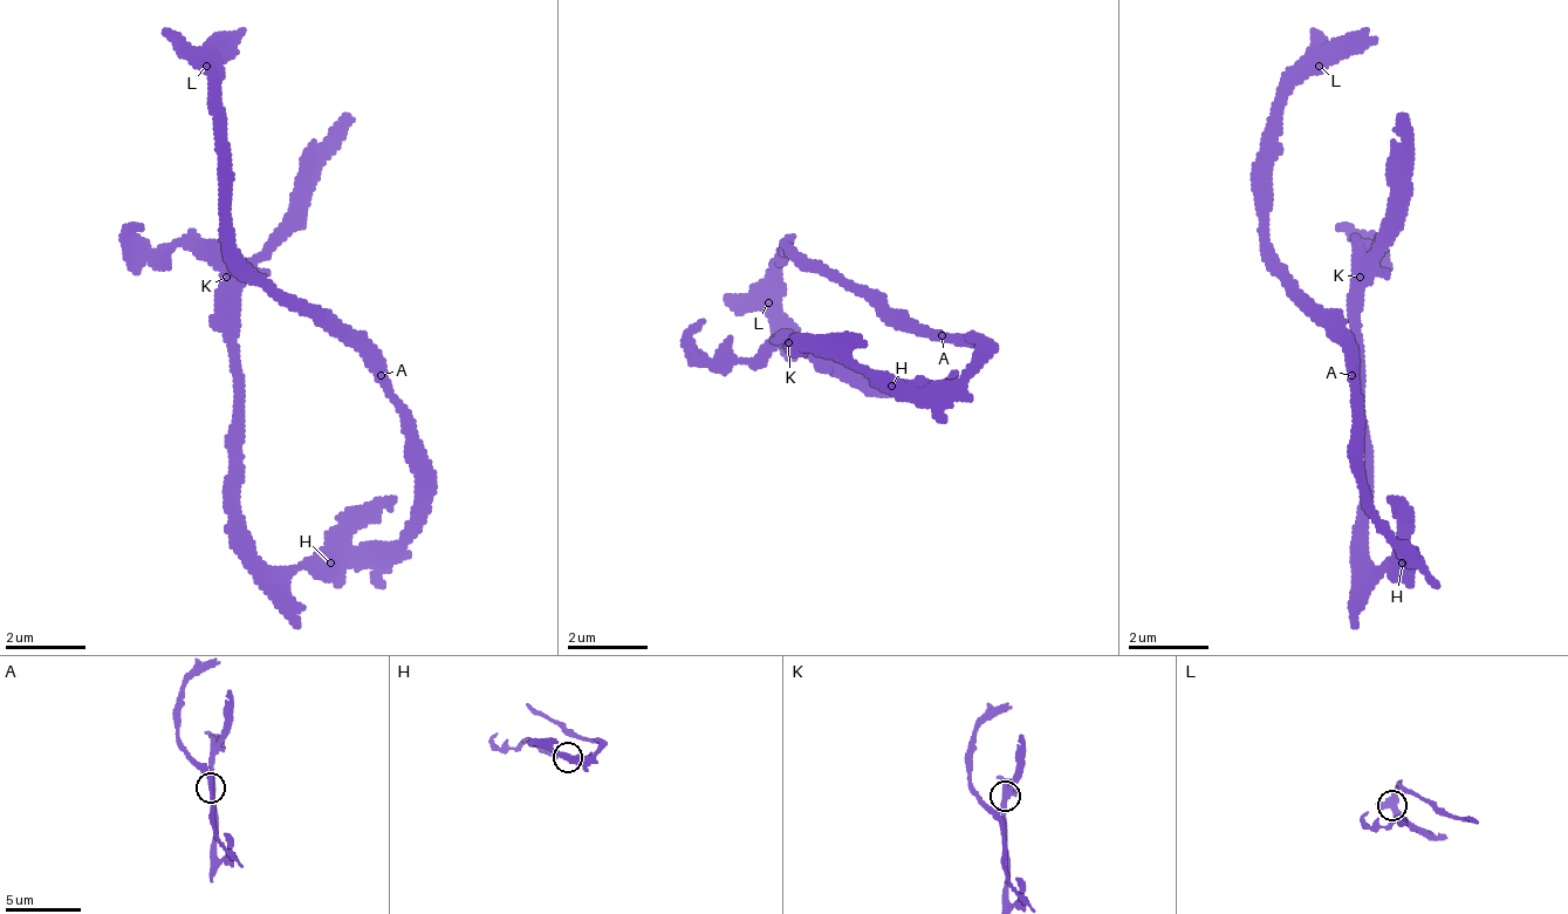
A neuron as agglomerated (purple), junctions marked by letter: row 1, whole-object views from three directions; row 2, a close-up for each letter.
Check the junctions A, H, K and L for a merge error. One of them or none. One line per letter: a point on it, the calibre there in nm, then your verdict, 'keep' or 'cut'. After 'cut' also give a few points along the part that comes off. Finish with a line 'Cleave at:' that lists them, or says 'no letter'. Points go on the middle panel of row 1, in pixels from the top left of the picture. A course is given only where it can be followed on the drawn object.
A: (942, 335) | 240 nm | keep
H: (891, 386) | 400 nm | cut | (889, 383), (939, 393), (970, 363), (979, 342), (939, 342), (799, 252), (788, 252), (778, 342), (799, 363)
K: (788, 342) | 380 nm | keep
L: (768, 302) | 400 nm | keep
Cleave at: H

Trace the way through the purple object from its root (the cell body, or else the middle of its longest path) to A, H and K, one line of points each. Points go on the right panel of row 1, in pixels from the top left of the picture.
A: (1390, 499), (1380, 509), (1360, 489), (1360, 388), (1349, 379)
H: (1390, 499), (1399, 509), (1399, 559)
K: (1390, 499), (1399, 509), (1399, 550), (1380, 570), (1370, 559), (1370, 418), (1360, 408), (1360, 277)

